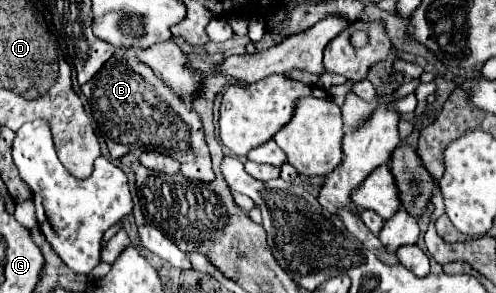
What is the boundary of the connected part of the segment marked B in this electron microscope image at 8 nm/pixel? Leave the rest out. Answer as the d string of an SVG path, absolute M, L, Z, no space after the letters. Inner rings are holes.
M115 51L113 57L105 63L105 67L101 67L101 71L89 83L83 85L83 95L91 105L91 113L99 125L99 133L105 139L113 159L119 159L125 153L135 151L157 151L163 155L171 155L173 159L179 159L181 173L187 179L203 183L215 179L199 115L191 107L181 103L181 99L177 99L177 95L173 95L173 91L169 91L169 87L165 87L165 83L161 83L161 79L157 79L157 75L153 75L149 67L137 61L135 51Z

